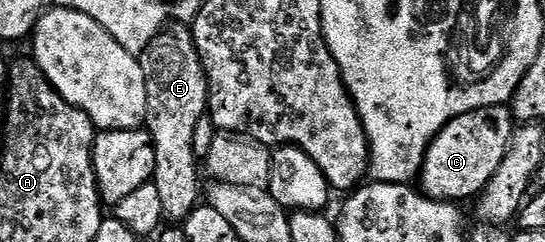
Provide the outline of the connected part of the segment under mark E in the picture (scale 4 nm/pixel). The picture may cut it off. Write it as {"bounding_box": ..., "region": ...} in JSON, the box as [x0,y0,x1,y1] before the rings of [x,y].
{"bounding_box":[139,24,209,224],"region":[[[180,24],[166,26],[163,32],[159,32],[159,36],[155,36],[155,40],[151,40],[151,44],[147,44],[147,48],[139,56],[139,61],[147,84],[145,126],[149,131],[149,135],[153,138],[153,147],[155,148],[155,168],[153,169],[151,181],[155,188],[159,188],[159,201],[162,205],[164,217],[170,223],[181,224],[191,216],[193,209],[199,205],[200,198],[197,197],[200,194],[202,197],[203,194],[203,186],[201,190],[202,175],[199,173],[199,159],[192,144],[194,143],[195,128],[198,127],[200,118],[205,116],[209,109],[207,76],[205,75],[199,52],[195,48],[192,29]]]}

